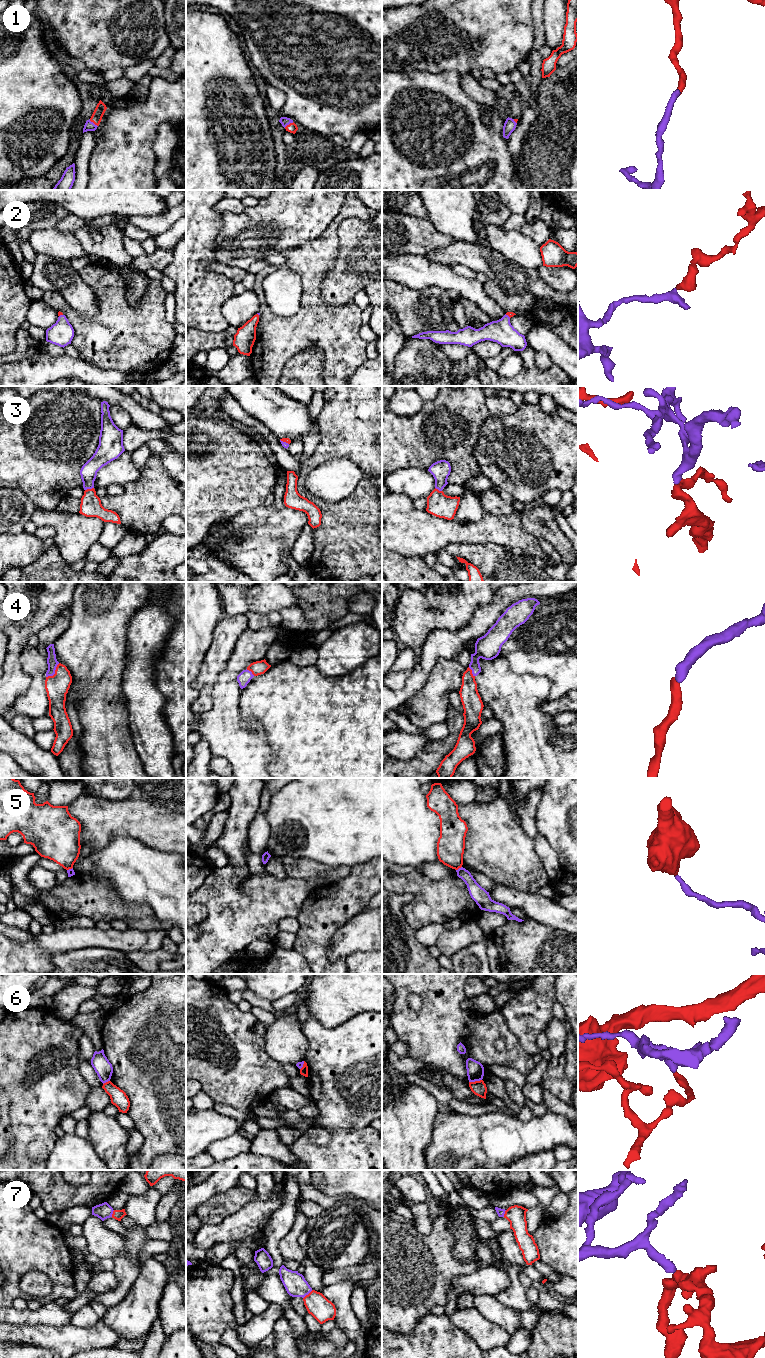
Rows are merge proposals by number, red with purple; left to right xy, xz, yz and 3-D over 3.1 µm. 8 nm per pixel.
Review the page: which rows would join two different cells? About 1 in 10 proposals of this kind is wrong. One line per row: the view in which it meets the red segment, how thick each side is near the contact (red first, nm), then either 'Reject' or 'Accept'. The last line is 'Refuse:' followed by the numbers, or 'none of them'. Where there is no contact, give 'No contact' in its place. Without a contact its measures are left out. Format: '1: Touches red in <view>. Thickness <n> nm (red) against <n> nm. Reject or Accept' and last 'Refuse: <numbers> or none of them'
1: Touches red in xy. Thickness 90 nm (red) against 80 nm. Accept
2: Touches red in yz. Thickness 50 nm (red) against 190 nm. Accept
3: Touches red in xy. Thickness 170 nm (red) against 140 nm. Accept
4: Touches red in xy. Thickness 190 nm (red) against 90 nm. Accept
5: Touches red in yz. Thickness 220 nm (red) against 120 nm. Reject
6: Touches red in yz. Thickness 120 nm (red) against 140 nm. Reject
7: Touches red in xz. Thickness 180 nm (red) against 180 nm. Accept
Refuse: 5, 6

